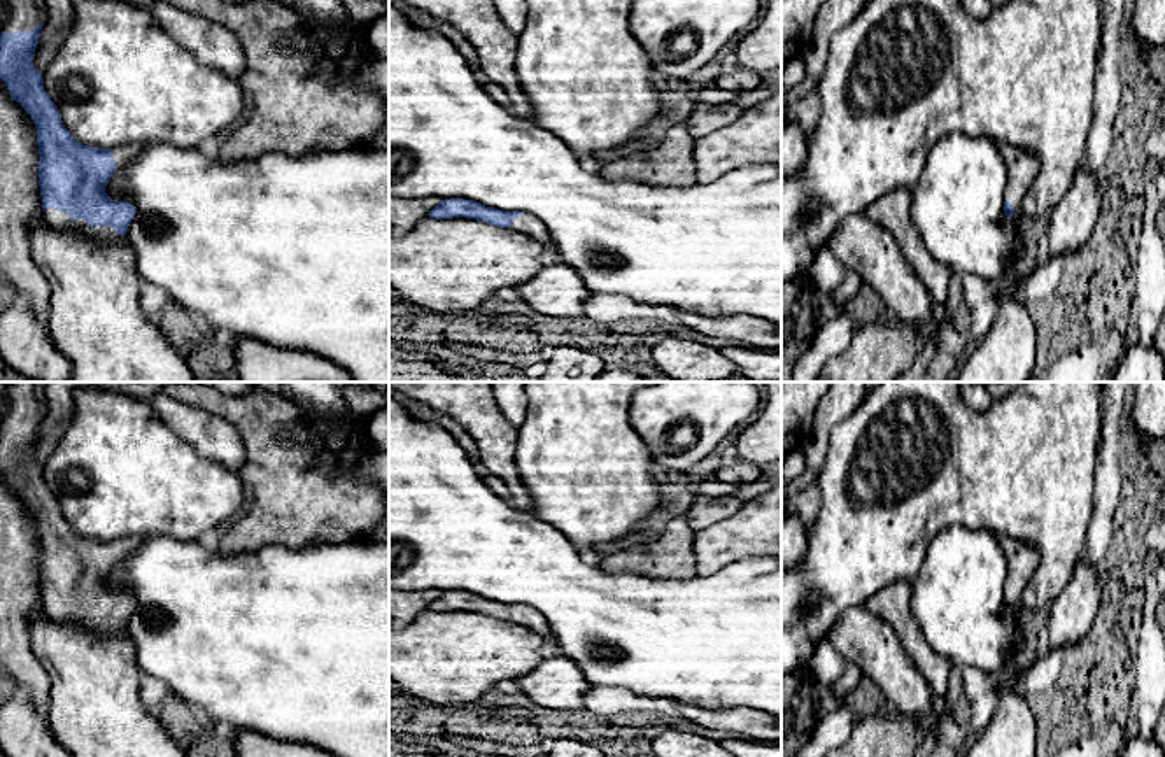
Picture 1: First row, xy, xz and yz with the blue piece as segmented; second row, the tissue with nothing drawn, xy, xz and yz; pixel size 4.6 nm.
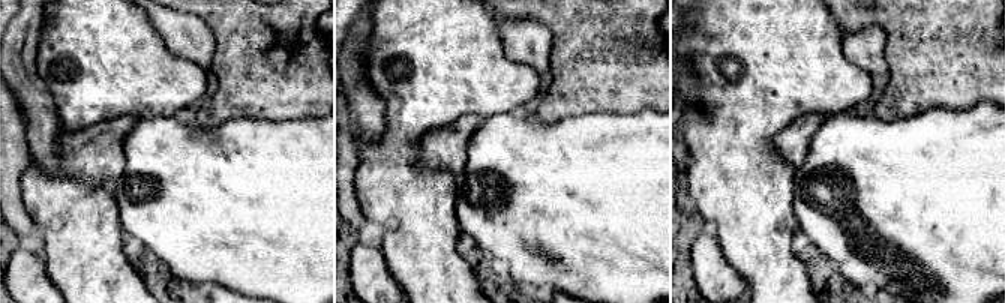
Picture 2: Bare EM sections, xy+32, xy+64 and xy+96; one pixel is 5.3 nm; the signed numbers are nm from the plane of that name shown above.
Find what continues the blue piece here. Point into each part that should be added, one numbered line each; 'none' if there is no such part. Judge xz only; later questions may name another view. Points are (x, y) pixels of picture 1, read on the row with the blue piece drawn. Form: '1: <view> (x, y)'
1: xz (528, 225)

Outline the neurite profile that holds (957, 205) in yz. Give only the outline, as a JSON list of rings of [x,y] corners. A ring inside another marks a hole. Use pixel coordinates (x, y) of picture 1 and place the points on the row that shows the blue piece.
[[[964,131],[944,135],[911,189],[911,217],[927,251],[951,272],[997,282],[1020,251],[1013,217],[1004,214],[1007,165],[1000,144]]]

